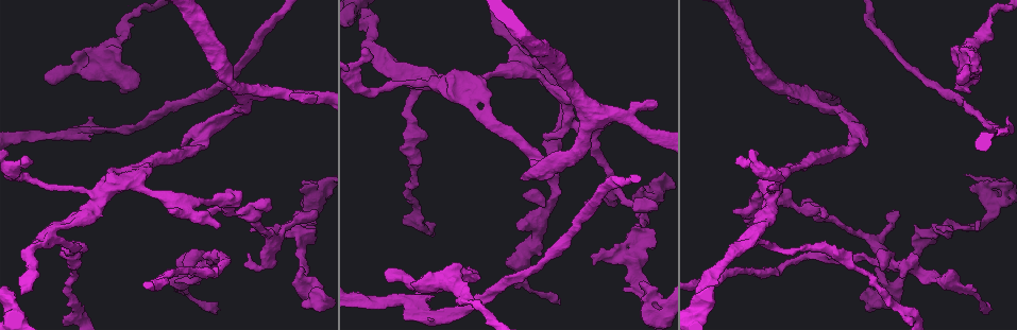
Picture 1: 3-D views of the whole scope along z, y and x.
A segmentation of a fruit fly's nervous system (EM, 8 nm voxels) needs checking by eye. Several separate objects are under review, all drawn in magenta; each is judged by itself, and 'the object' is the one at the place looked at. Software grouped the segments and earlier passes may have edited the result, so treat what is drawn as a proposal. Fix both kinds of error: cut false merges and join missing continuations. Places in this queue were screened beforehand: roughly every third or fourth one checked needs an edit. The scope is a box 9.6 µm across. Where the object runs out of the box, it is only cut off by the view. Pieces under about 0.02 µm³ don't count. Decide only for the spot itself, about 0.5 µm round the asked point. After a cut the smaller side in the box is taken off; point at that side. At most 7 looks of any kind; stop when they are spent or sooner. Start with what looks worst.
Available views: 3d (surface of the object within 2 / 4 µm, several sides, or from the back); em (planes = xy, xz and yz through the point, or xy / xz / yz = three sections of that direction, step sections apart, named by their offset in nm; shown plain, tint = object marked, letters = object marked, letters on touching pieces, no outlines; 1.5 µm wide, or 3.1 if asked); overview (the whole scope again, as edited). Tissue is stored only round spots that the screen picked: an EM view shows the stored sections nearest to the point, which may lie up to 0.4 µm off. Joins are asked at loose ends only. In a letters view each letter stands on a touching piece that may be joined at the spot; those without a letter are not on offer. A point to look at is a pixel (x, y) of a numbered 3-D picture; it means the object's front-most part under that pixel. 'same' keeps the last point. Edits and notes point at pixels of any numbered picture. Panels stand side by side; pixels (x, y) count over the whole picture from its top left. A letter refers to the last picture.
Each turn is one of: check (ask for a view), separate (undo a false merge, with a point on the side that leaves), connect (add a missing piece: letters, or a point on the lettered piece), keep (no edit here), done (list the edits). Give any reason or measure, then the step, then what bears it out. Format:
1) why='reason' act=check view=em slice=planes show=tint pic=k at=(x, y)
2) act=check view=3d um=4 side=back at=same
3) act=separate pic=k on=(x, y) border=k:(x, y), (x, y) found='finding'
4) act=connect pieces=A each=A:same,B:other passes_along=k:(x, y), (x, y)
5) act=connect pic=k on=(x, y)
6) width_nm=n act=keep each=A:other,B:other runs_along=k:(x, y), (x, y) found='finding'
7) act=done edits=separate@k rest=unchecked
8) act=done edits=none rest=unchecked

why='free end' act=check view=3d um=2 pic=1 at=(558, 303)

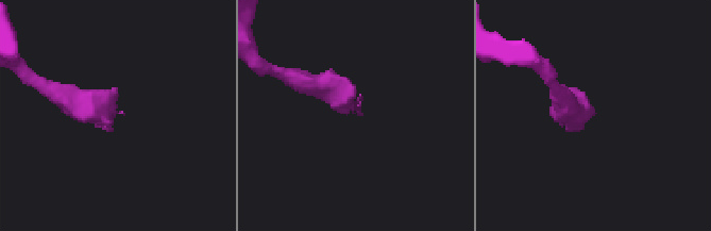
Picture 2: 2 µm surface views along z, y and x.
act=check view=em slice=planes show=letters pic=2 at=(120, 113)

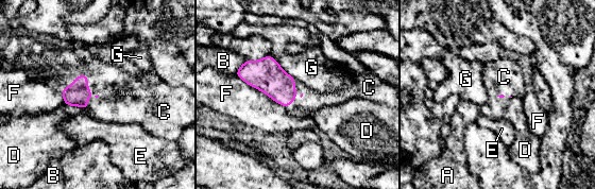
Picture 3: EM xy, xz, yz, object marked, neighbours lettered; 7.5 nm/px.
longest_contact=F:460nm act=connect pieces=C each=A:other,B:other,C:same,D:other,E:other,F:other,G:other found='it goes on there'

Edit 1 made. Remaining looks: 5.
why='an open end' act=check view=3d um=2 pic=1 at=(520, 177)

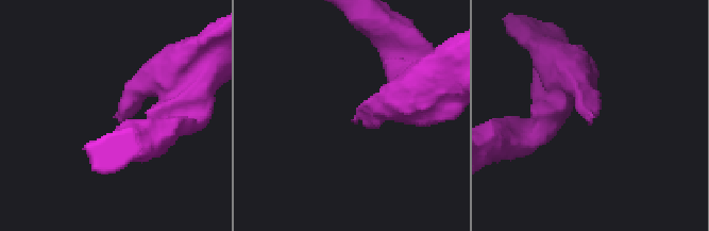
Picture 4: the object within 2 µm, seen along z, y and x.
act=check view=em slice=planes show=letters pic=4 at=(356, 123)

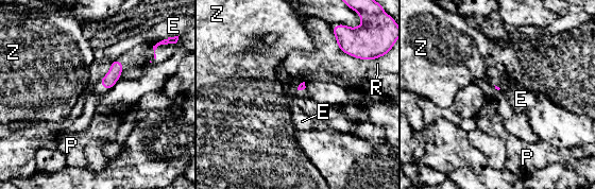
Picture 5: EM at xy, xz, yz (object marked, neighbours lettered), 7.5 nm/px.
act=keep each=E:other,P:other,R:other,Z:other border=5:(116, 58), (109, 65) found='no lettered piece goes on from it'

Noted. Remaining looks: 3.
why='branch stops here' act=check view=em slice=xz step=4 show=tint pic=1 at=(302, 267)

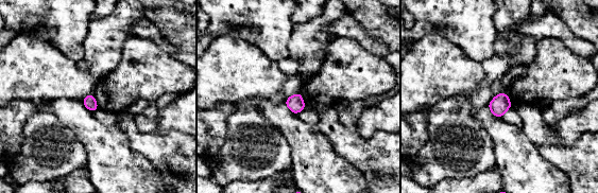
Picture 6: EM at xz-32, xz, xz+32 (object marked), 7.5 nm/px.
why='cut it another way' act=check view=em slice=planes show=letters at=same

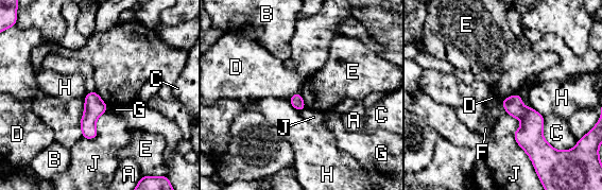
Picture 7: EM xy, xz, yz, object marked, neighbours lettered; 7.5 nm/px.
longest_contact=J:460nm act=keep each=A:other,B:other,C:other,D:other,E:other,F:other,G:other,H:other,J:other found='no lettered piece goes on from it'

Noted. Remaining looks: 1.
act=done edits=connect@3 rest=unchecked

